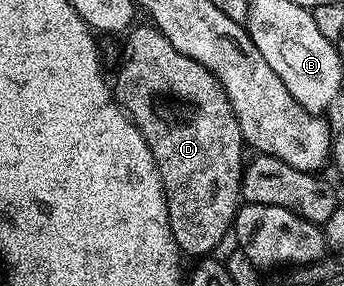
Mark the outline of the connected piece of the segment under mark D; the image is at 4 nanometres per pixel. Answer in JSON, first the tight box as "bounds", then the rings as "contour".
{"bounds":[112,24,243,259],"contour":[[[135,24],[129,30],[126,53],[130,58],[123,63],[122,70],[118,73],[118,82],[115,80],[112,88],[118,104],[125,109],[127,117],[144,135],[152,151],[152,159],[156,159],[166,196],[172,235],[179,250],[187,258],[197,259],[213,254],[214,248],[228,237],[234,216],[243,204],[242,132],[228,103],[228,95],[224,95],[214,74],[209,73],[200,63],[188,59],[188,55],[180,55],[180,51],[176,51],[176,47],[172,47],[172,43],[168,43],[165,35],[155,29],[153,24],[145,24]]]}

